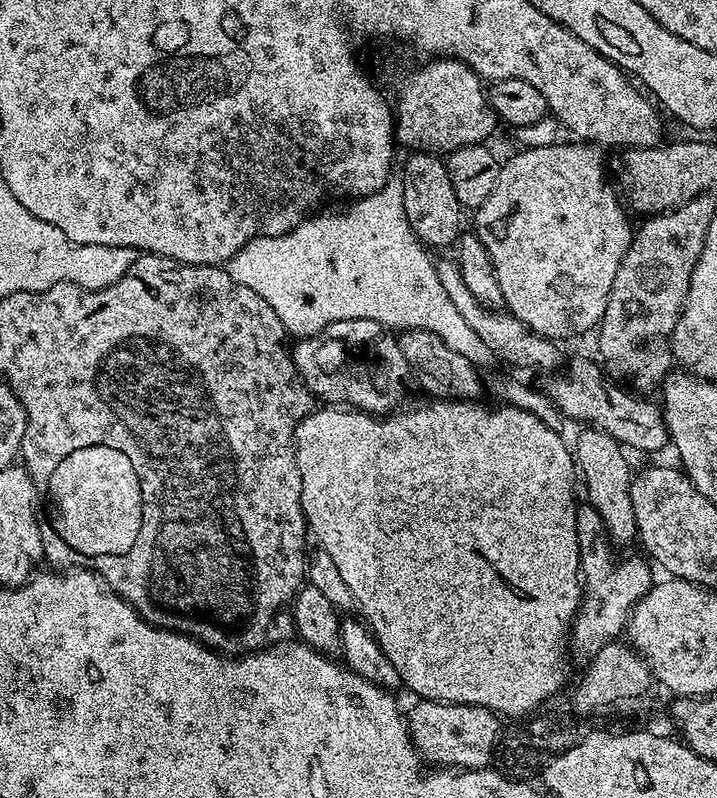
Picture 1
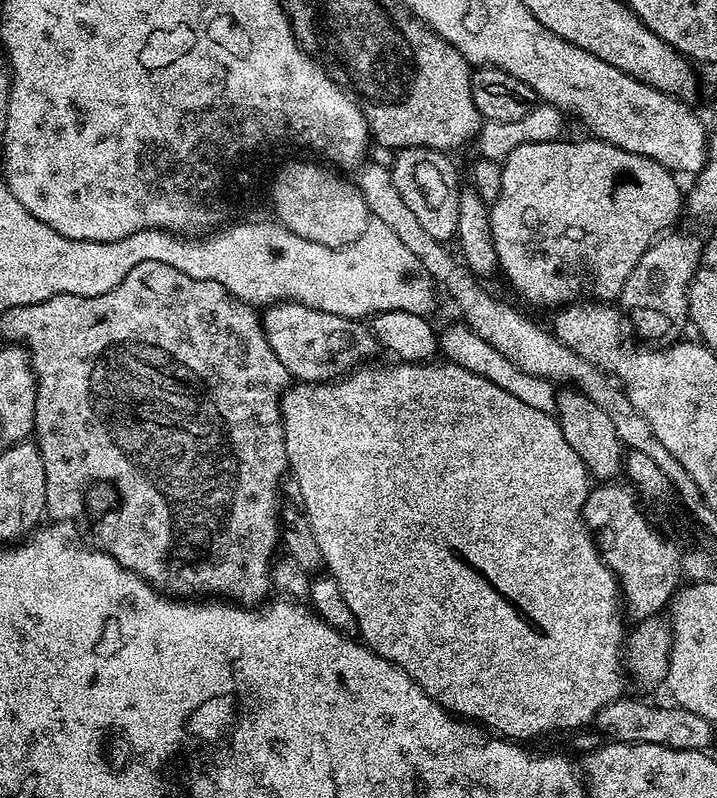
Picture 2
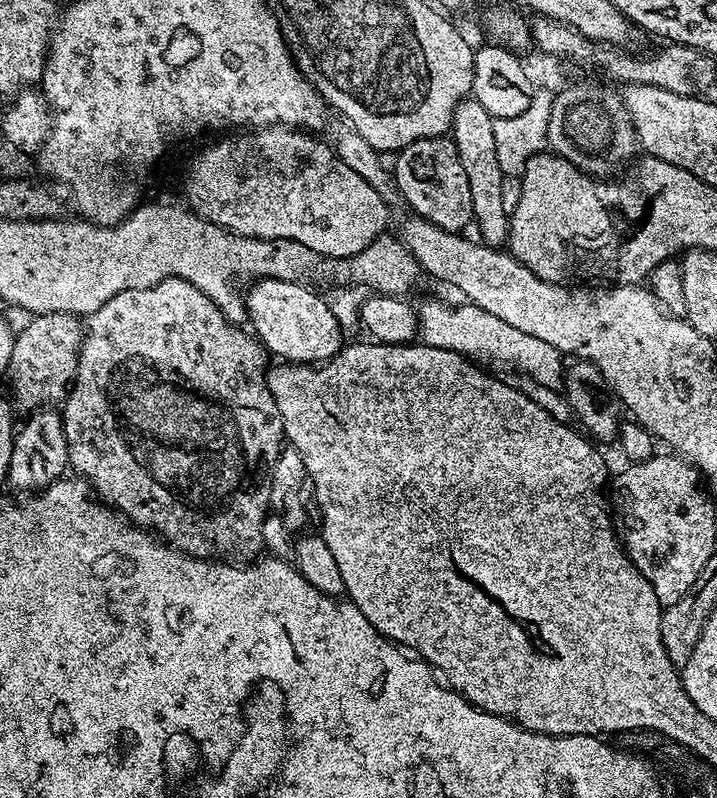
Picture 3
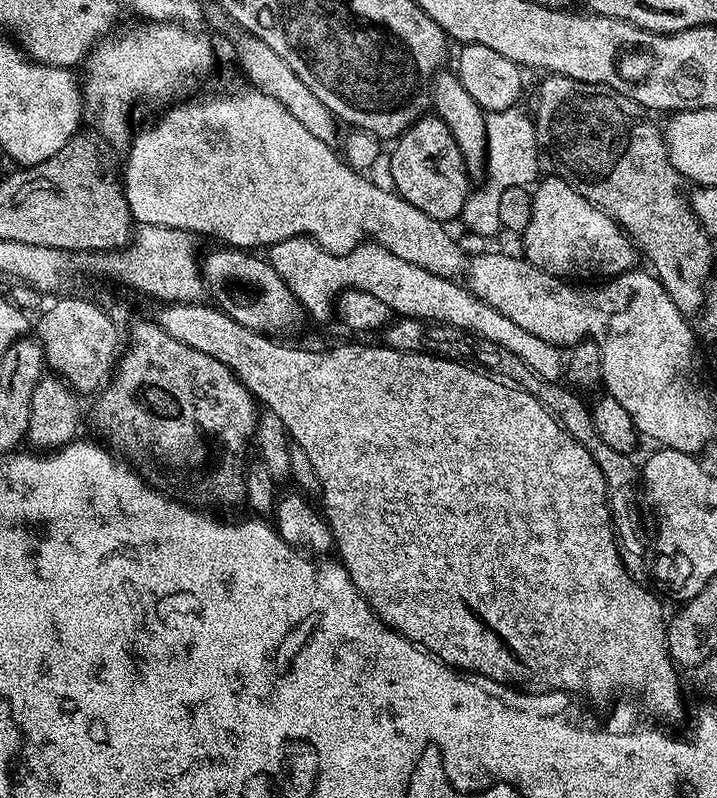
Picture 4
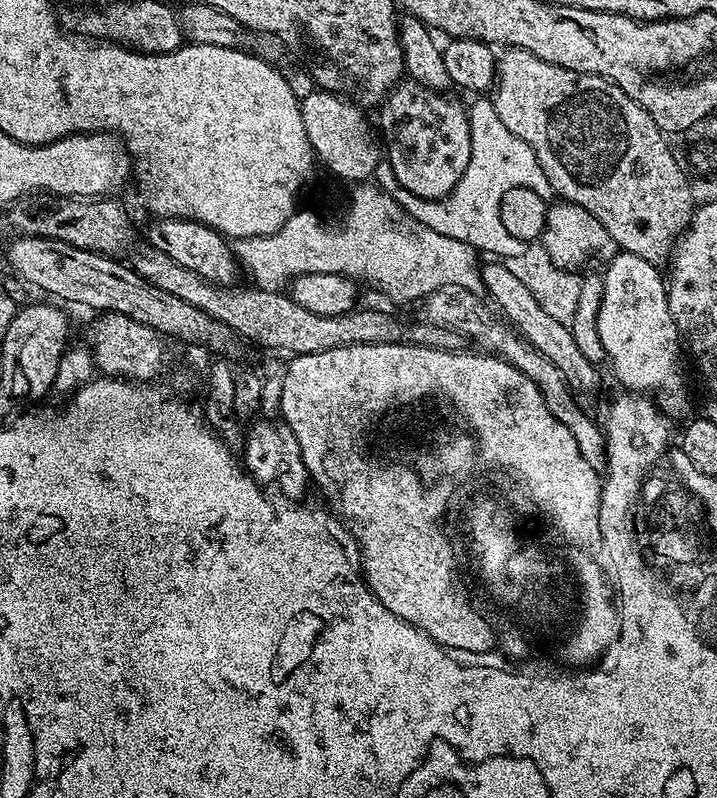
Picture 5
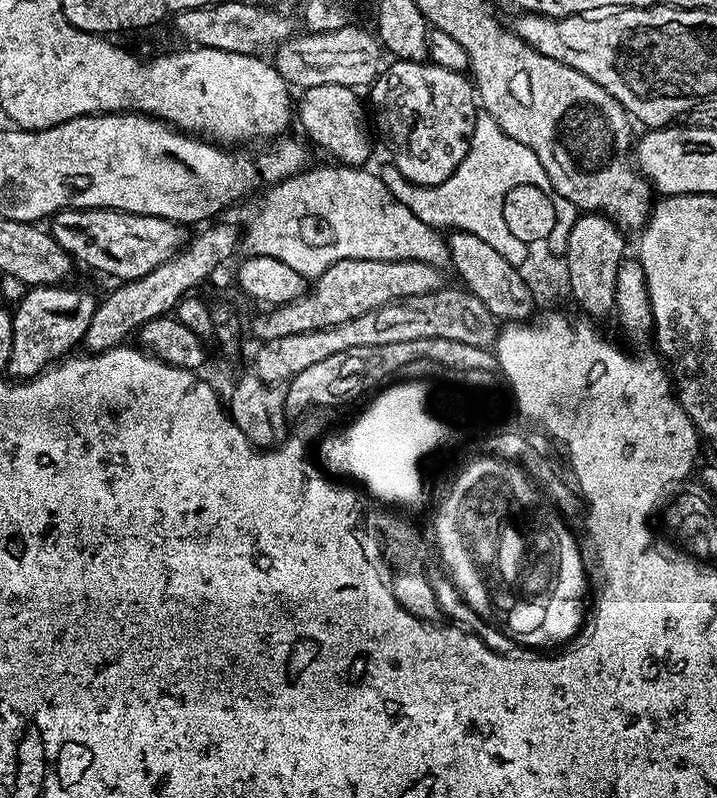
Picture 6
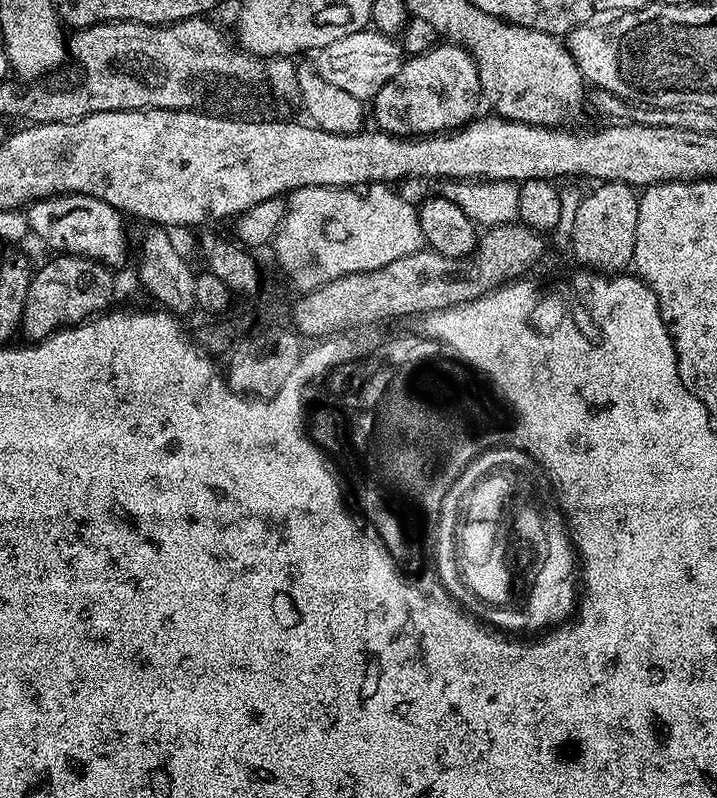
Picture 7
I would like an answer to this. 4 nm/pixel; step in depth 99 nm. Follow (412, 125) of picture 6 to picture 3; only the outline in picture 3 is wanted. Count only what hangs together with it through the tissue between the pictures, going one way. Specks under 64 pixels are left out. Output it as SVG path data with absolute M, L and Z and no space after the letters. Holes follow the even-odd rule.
M435 136L419 140L401 148L395 160L396 190L419 219L429 220L444 231L457 234L473 223L470 187L453 139Z

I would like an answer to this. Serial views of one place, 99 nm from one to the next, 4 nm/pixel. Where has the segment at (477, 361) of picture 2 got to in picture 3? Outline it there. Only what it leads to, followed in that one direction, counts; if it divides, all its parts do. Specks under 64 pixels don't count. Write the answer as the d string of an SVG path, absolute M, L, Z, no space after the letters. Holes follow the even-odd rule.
M428 300L424 305L419 305L419 333L422 335L423 343L435 348L445 348L469 358L488 358L491 348L500 352L500 344L512 348L512 352L518 342L526 344L526 340L520 336L520 331L506 325L502 318L494 318L494 314L482 310L477 304L464 302L461 305L461 308L447 308L440 300Z

